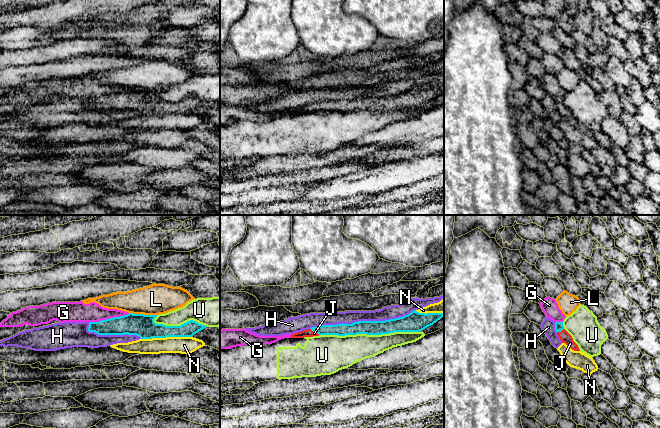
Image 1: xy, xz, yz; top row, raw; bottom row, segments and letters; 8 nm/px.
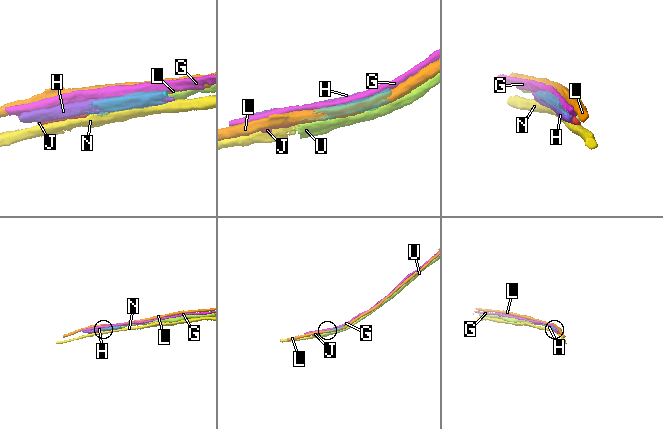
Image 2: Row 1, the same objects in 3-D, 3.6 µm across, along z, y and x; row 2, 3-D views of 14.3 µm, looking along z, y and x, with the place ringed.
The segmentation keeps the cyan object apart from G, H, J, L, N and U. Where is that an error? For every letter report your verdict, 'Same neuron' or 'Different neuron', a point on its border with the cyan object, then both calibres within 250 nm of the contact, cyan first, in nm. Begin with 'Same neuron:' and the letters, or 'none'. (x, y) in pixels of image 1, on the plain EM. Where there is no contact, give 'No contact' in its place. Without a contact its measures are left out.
Same neuron: J
G: Different neuron. Touches cyan at xy (110, 94). Thickness 180 nm (cyan) against 160 nm
H: Different neuron. Touches cyan at xz (362, 97). Thickness 110 nm (cyan) against 110 nm
J: Same neuron. Touches cyan at xz (315, 107). Thickness 100 nm (cyan) against 60 nm
L: Different neuron. Touches cyan at xy (143, 90). Thickness 180 nm (cyan) against 240 nm
N: Different neuron. Touches cyan at xy (166, 112). Thickness 180 nm (cyan) against 140 nm
U: Different neuron. Touches cyan at xz (369, 110). Thickness 110 nm (cyan) against 260 nm

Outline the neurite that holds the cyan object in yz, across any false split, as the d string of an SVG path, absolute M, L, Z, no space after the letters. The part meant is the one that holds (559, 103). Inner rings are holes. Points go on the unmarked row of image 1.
M555 98L555 106L562 119L565 119L574 127L580 127L572 112L564 105L563 98Z

